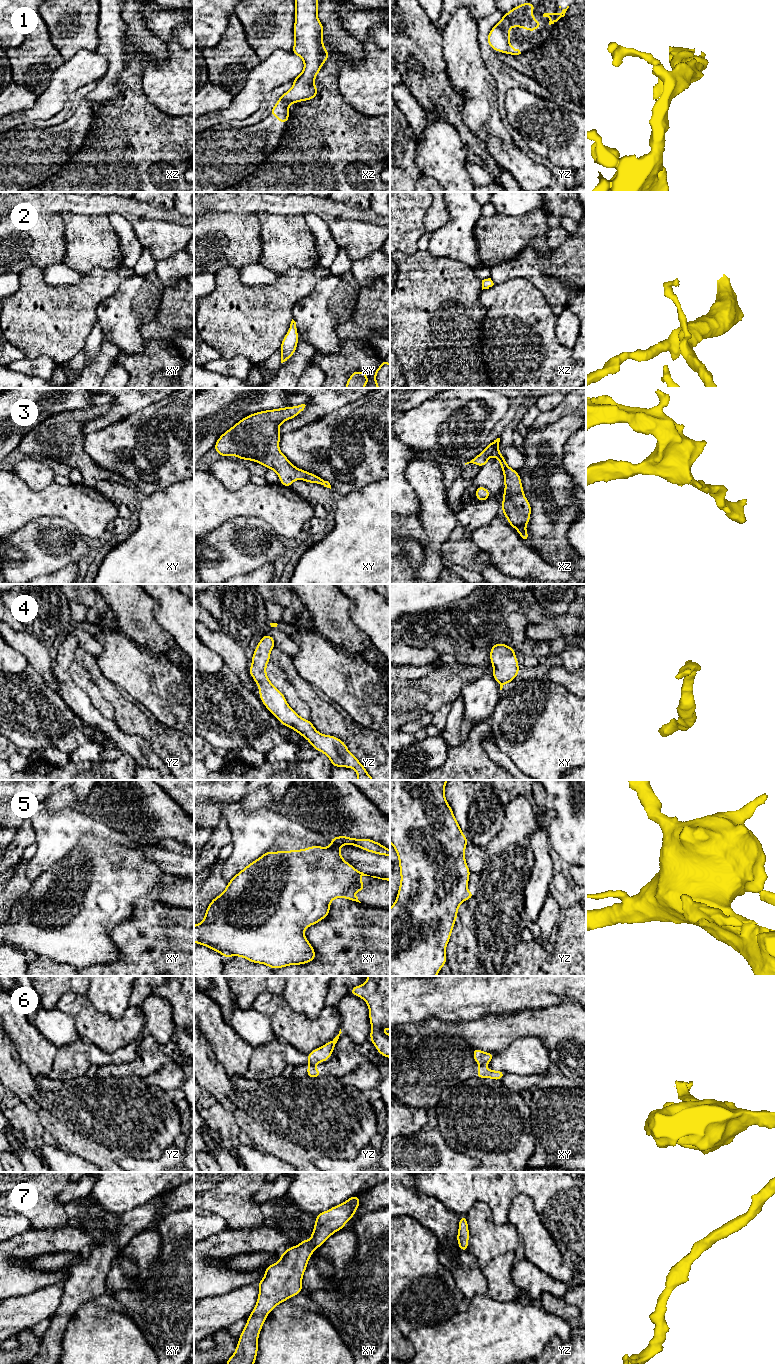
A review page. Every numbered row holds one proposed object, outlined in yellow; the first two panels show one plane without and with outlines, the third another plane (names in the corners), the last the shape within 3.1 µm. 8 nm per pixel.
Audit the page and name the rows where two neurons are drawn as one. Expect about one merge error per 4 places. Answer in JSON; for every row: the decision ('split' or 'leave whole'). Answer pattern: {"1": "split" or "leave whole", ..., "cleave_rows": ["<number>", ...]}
{"1": "leave whole", "2": "leave whole", "3": "leave whole", "4": "leave whole", "5": "split", "6": "split", "7": "leave whole", "cleave_rows": ["5", "6"]}

